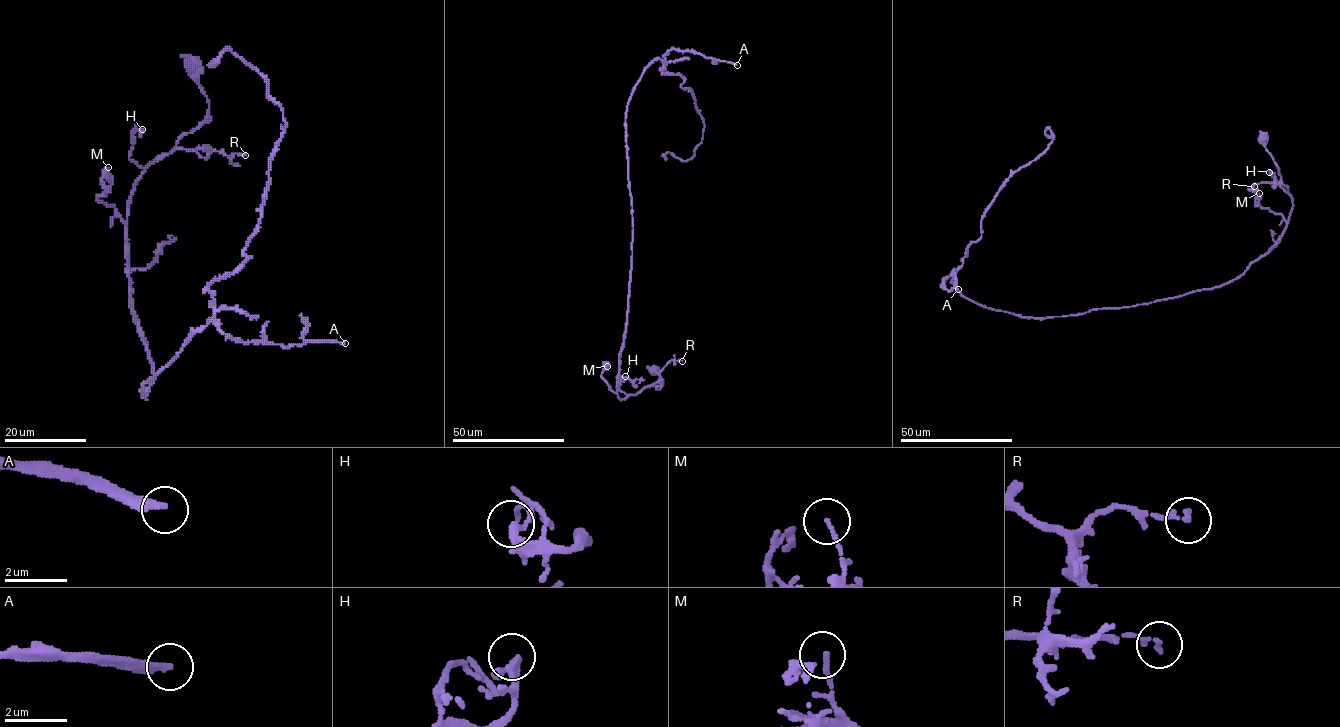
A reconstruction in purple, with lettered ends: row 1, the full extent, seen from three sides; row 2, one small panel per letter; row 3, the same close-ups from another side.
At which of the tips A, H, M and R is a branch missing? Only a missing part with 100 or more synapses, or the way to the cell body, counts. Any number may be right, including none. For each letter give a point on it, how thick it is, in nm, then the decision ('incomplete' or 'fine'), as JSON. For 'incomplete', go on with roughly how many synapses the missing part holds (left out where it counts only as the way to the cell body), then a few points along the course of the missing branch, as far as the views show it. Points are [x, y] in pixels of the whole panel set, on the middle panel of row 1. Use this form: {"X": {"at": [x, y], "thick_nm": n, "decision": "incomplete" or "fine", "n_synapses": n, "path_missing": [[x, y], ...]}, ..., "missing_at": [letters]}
{"A": {"at": [737, 65], "thick_nm": 280, "decision": "incomplete", "n_synapses": 250, "path_missing": [[737, 65], [778, 80], [792, 80], [803, 89], [797, 95], [806, 99], [817, 93], [826, 101], [820, 104]]}, "H": {"at": [625, 376], "thick_nm": 150, "decision": "fine"}, "M": {"at": [607, 366], "thick_nm": 130, "decision": "fine"}, "R": {"at": [682, 361], "thick_nm": 180, "decision": "fine"}, "missing_at": ["A"]}

